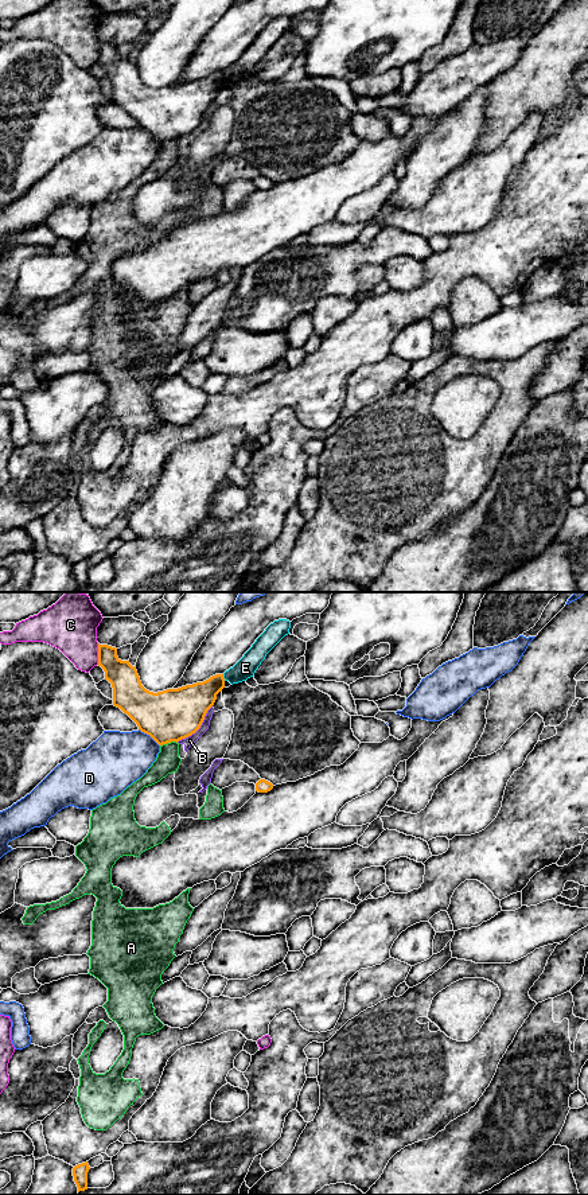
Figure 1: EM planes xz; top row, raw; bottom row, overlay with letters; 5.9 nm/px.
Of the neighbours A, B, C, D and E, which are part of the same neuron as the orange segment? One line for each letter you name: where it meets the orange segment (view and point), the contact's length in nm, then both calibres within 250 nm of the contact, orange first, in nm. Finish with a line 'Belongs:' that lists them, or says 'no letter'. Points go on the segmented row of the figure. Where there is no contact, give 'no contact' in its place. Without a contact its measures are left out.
Belongs: no letter

